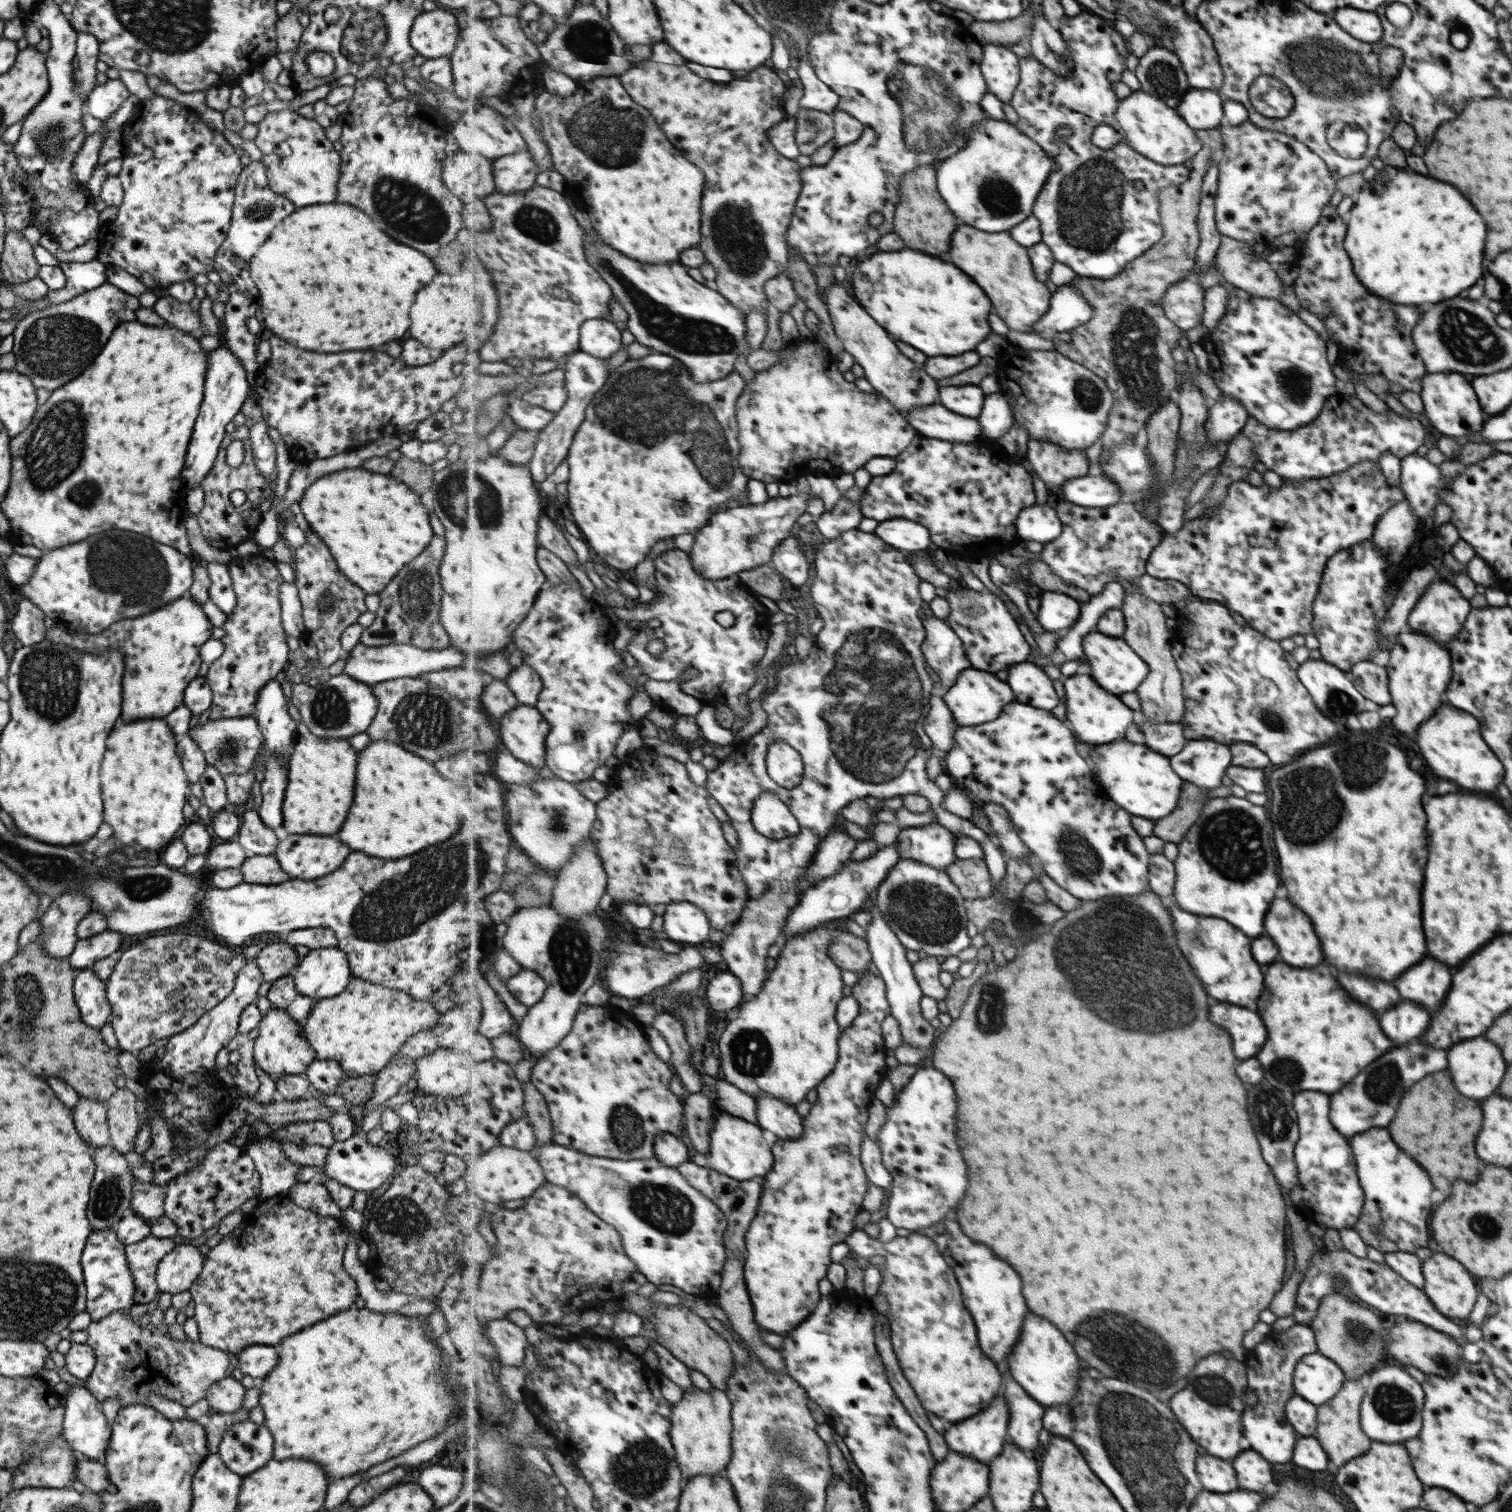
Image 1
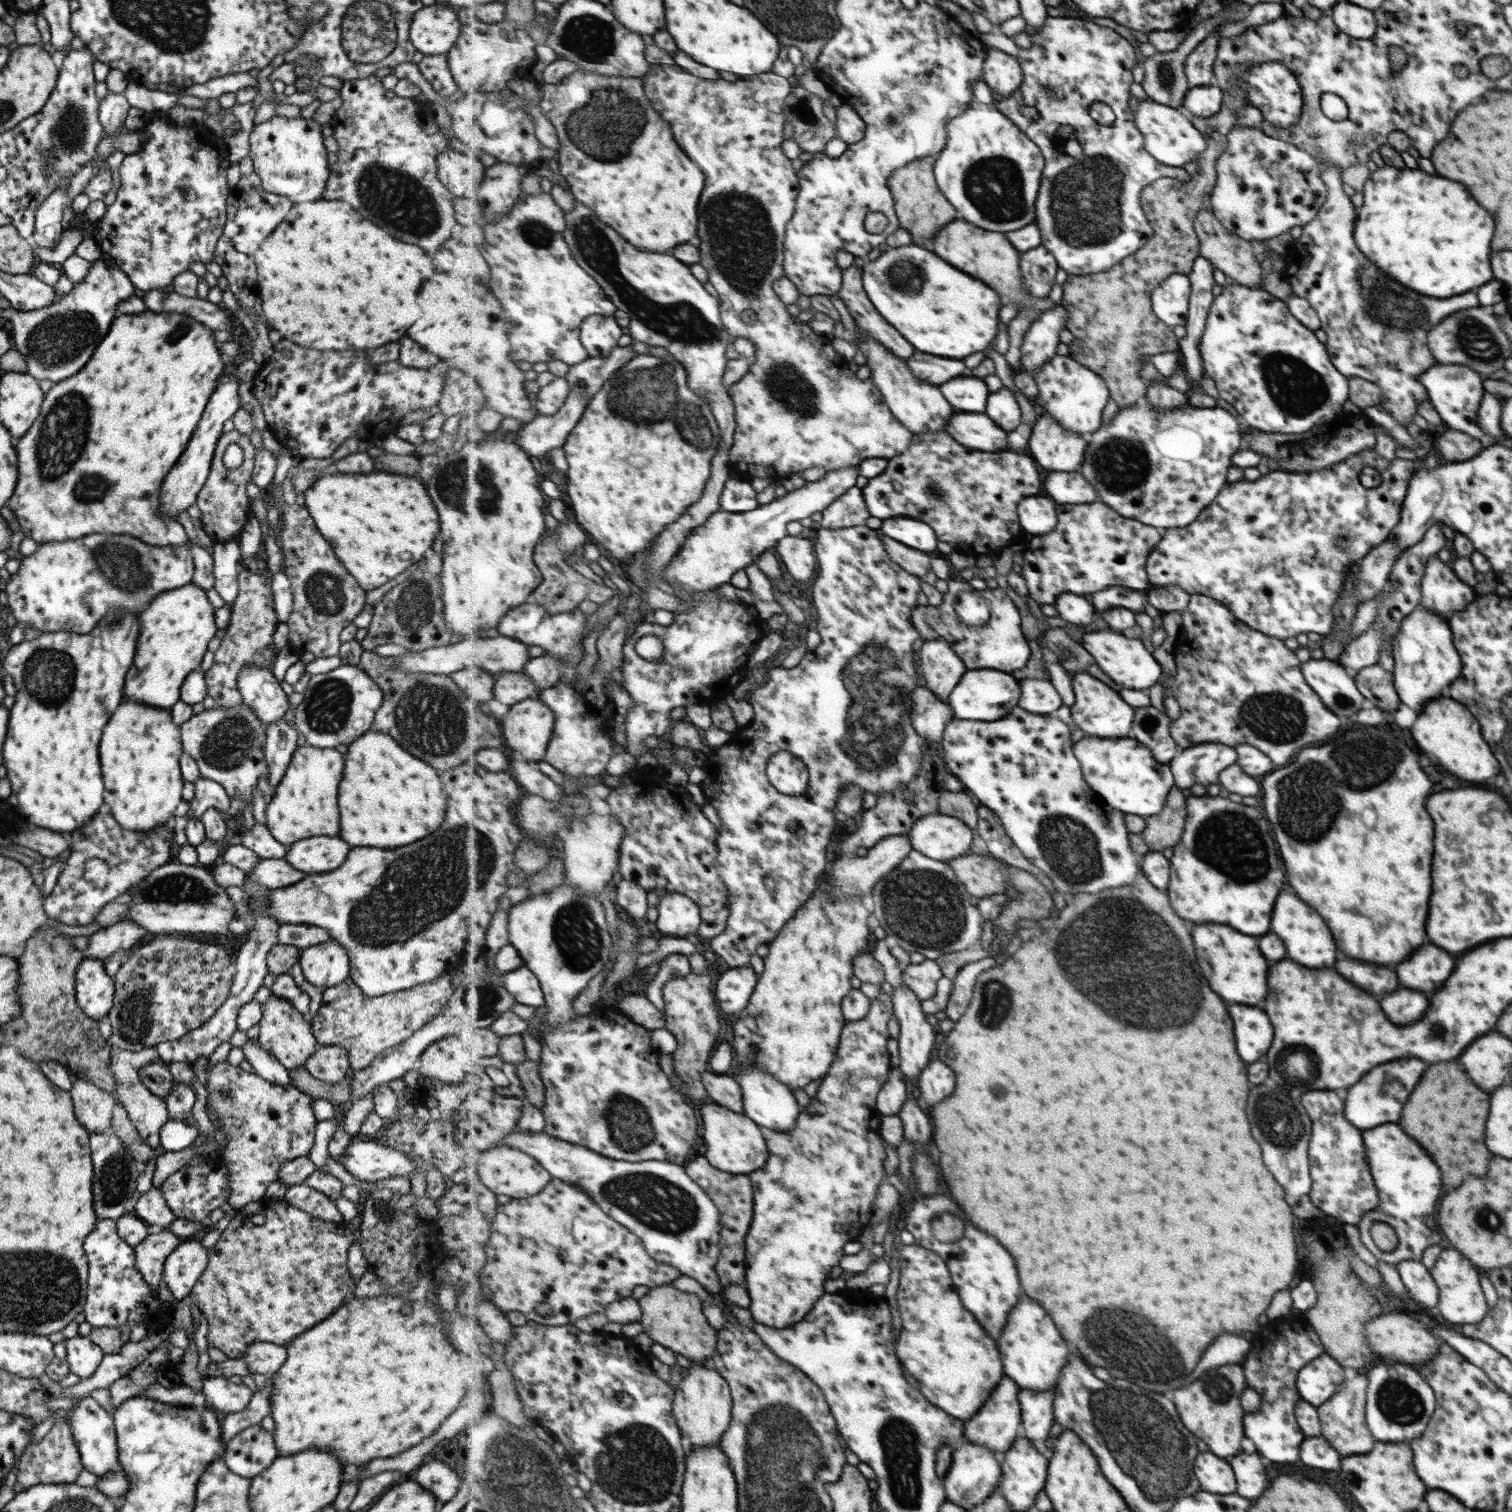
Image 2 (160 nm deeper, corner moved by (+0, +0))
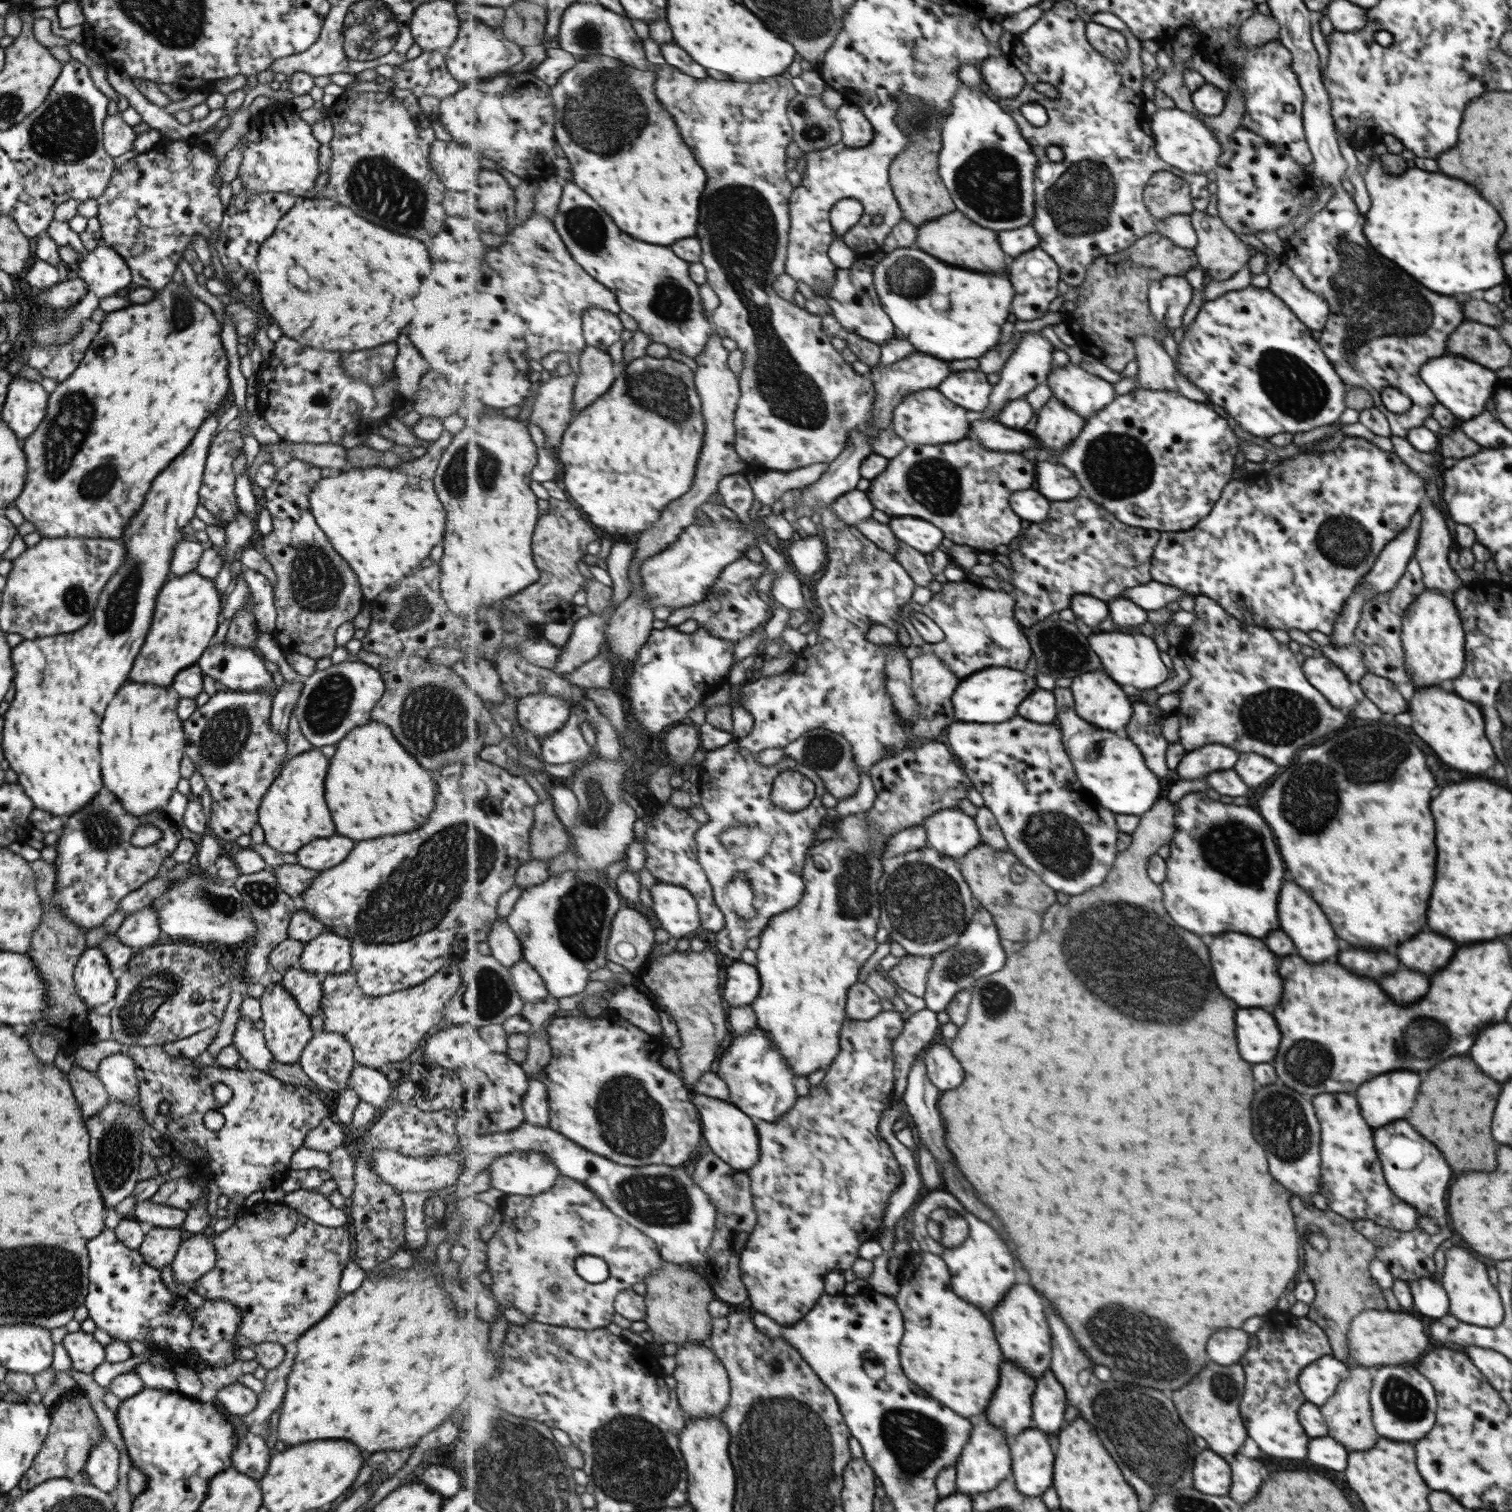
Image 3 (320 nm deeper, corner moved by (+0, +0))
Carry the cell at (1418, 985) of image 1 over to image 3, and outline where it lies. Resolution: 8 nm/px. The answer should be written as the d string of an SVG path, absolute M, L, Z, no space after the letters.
M1423 932L1419 934L1419 938L1411 938L1411 942L1403 942L1403 946L1397 948L1397 954L1403 966L1417 970L1421 974L1433 974L1449 962L1453 950L1455 946L1451 940L1433 932Z

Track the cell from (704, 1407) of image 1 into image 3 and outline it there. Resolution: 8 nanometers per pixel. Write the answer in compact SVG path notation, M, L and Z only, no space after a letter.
M707 1342L689 1343L678 1346L675 1354L676 1367L673 1376L677 1382L676 1391L683 1410L691 1418L721 1417L730 1406L732 1386L730 1375L718 1354Z

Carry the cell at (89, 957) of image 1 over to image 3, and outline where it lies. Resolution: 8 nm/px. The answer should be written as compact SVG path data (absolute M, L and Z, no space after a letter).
M147 905L129 913L116 929L114 935L125 946L133 948L150 947L159 938L156 910Z

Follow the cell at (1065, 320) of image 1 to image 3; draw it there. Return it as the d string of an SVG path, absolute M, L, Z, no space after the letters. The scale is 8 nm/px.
M1025 332L1025 335L1018 343L1013 356L1006 362L1001 374L1001 382L995 386L995 394L991 394L991 406L983 412L983 418L995 420L1008 401L1023 399L1031 390L1035 390L1039 384L1048 382L1048 377L1053 370L1054 354L1057 351L1051 342L1039 332Z

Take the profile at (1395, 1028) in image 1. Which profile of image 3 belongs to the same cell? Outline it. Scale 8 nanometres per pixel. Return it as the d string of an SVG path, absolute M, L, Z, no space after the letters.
M1399 968L1395 970L1395 974L1387 974L1387 978L1379 982L1379 986L1383 986L1383 990L1387 990L1387 994L1395 998L1395 1002L1399 1002L1401 1006L1407 1006L1417 1002L1421 996L1425 996L1427 978L1419 972Z

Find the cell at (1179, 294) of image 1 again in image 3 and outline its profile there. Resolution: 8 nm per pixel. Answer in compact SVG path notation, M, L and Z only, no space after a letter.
M1165 276L1159 281L1161 292L1167 298L1167 312L1165 312L1164 322L1171 330L1179 328L1181 316L1193 296L1193 290L1187 281L1182 276Z

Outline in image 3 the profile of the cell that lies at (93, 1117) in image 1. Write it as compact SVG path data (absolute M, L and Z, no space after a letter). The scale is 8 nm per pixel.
M71 1066L67 1083L85 1119L101 1112L103 1106L109 1102L107 1093L95 1073L79 1066Z

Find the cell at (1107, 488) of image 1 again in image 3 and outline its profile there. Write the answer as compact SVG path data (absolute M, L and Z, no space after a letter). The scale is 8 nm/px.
M1045 457L1036 459L1037 490L1052 502L1067 502L1085 494L1078 476L1059 462L1051 462Z

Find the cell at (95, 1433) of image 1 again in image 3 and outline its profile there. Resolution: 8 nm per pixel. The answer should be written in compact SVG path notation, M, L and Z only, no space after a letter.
M103 1436L89 1451L83 1473L88 1476L89 1483L99 1490L110 1493L117 1484L119 1452L108 1439Z

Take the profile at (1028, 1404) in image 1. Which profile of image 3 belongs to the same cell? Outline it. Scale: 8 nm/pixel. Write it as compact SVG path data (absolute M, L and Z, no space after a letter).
M1052 1369L1038 1379L1034 1394L1034 1426L1045 1433L1058 1433L1065 1427L1068 1396Z

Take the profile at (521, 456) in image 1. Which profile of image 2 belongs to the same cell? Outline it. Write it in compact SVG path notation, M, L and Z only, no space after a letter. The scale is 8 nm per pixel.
M571 390L558 414L538 414L535 420L525 423L519 430L518 443L531 456L541 457L554 448L562 447L568 441L569 433L583 418L590 401L583 393Z

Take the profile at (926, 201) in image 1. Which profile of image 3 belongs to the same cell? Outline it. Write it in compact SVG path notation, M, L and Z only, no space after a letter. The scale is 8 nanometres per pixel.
M907 93L902 94L902 108L898 110L897 123L906 136L913 141L890 166L890 181L894 187L904 212L904 218L918 227L927 220L939 218L957 210L954 198L940 173L940 153L942 152L942 126L949 117L933 106L920 107Z

